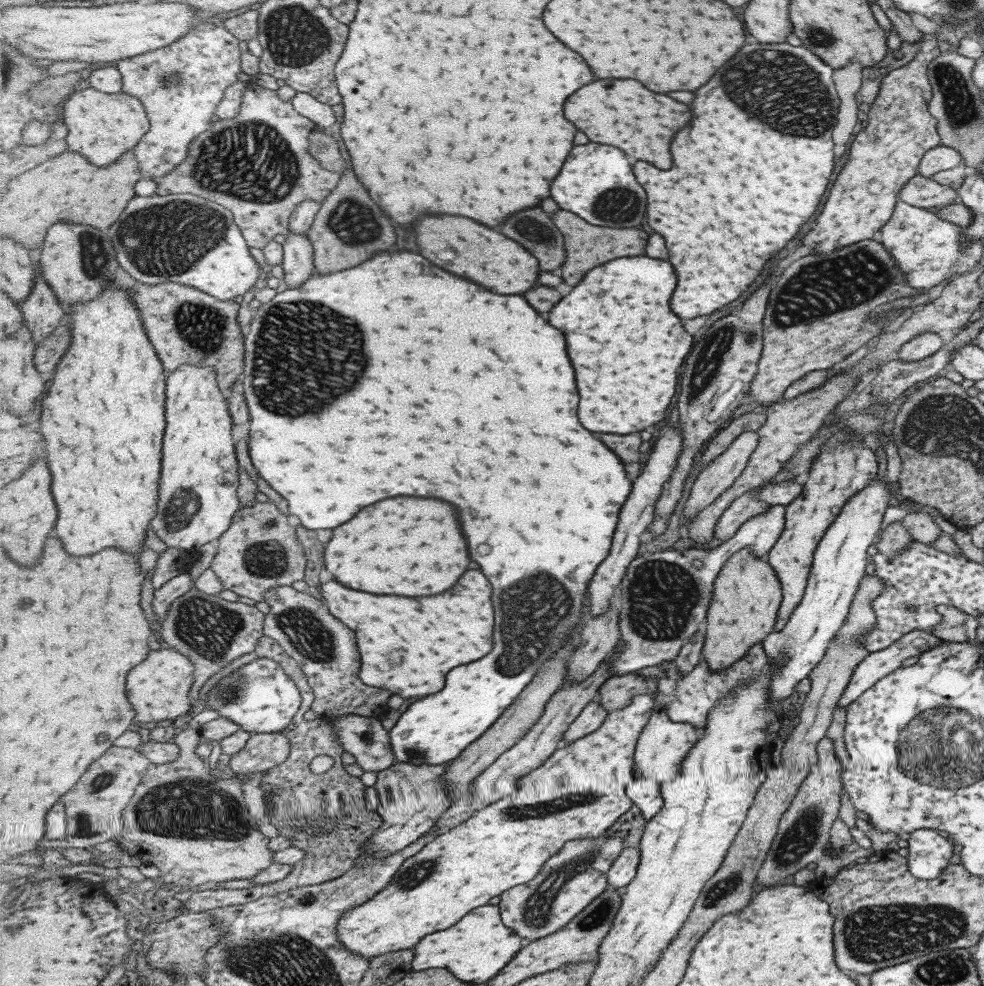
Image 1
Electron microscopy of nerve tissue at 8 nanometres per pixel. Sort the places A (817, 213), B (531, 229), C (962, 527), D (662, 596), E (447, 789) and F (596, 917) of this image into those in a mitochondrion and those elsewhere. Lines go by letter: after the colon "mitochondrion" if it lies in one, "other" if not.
A: other
B: mitochondrion
C: other
D: mitochondrion
E: other
F: mitochondrion

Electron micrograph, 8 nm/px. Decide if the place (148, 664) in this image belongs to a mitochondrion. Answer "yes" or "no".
no

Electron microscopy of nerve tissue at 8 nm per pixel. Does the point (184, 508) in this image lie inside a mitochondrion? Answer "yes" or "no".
yes

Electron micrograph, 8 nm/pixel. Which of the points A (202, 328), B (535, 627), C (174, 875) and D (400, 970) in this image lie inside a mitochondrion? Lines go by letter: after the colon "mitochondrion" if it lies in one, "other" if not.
A: mitochondrion
B: mitochondrion
C: other
D: other

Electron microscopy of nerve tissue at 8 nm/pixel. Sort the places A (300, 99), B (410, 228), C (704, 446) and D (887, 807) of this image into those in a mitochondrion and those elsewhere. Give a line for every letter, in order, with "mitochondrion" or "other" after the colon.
A: other
B: other
C: other
D: other

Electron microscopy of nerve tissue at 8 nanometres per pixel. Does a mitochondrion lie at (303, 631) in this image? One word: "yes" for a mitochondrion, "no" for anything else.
yes

